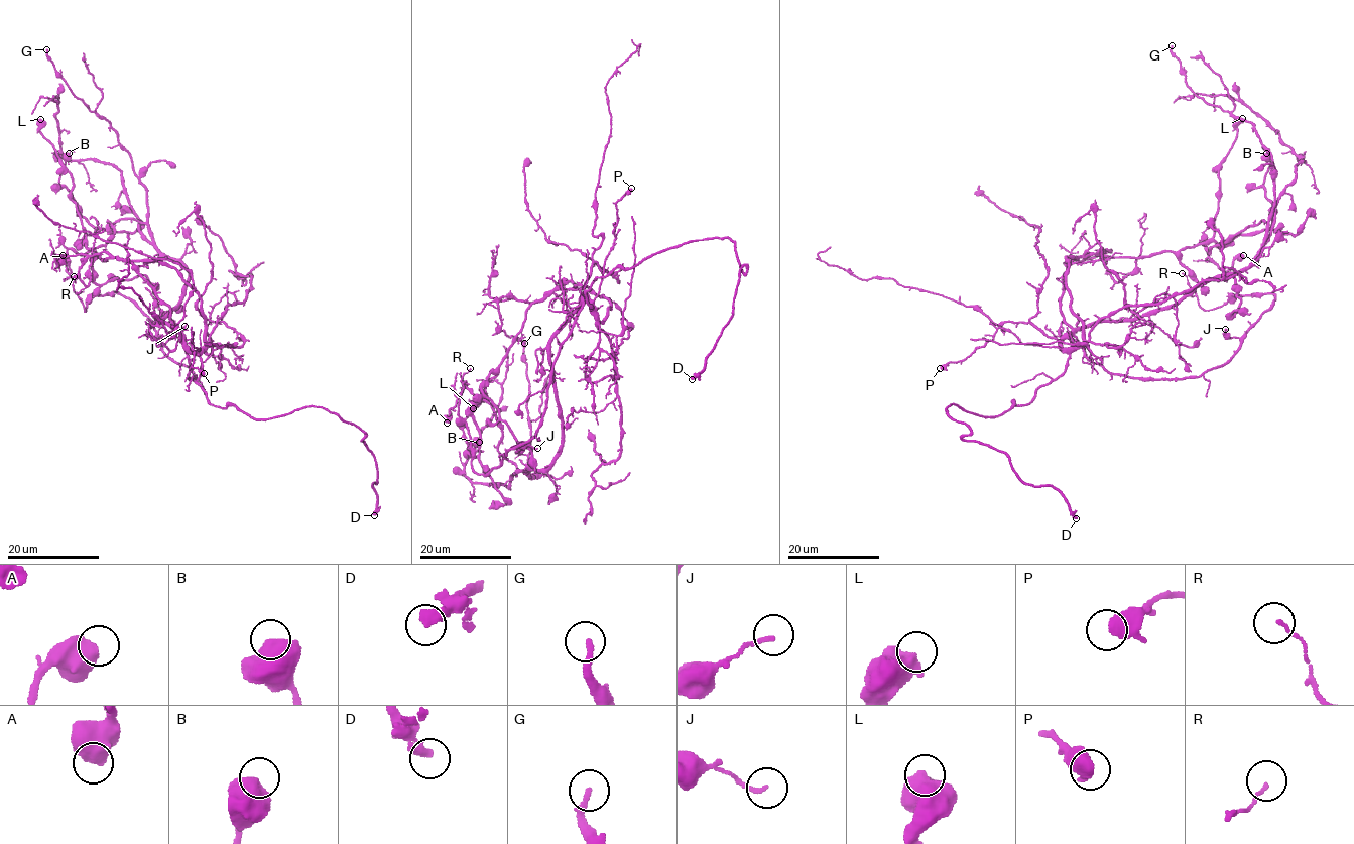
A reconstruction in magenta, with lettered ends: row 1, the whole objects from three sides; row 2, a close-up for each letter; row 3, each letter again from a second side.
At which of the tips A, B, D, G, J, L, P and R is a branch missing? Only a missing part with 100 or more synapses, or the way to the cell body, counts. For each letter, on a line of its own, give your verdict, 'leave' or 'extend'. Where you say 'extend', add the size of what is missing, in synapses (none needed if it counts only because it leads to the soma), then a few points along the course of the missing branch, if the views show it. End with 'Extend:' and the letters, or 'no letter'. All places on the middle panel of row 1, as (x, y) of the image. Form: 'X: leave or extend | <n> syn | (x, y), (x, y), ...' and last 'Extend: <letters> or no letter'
A: leave
B: leave
D: extend | (692, 379), (685, 388), (688, 395), (685, 399)
G: leave
J: leave
L: leave
P: leave
R: leave
Extend: D

